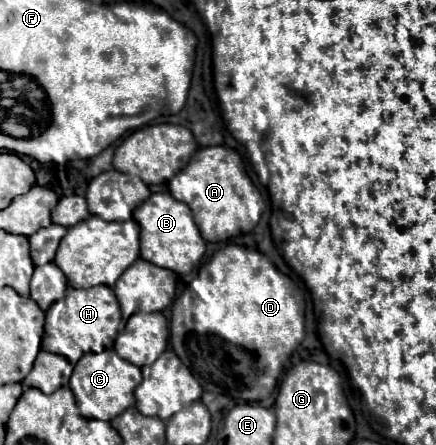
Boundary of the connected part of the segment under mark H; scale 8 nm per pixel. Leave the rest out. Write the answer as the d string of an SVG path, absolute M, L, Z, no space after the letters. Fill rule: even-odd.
M93 286L93 288L67 288L65 298L55 302L45 312L45 334L41 340L41 350L61 354L71 364L87 352L103 352L113 348L113 342L119 334L121 326L121 310L119 302L109 286Z

